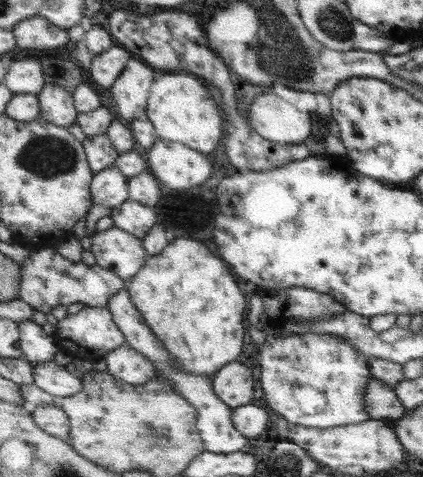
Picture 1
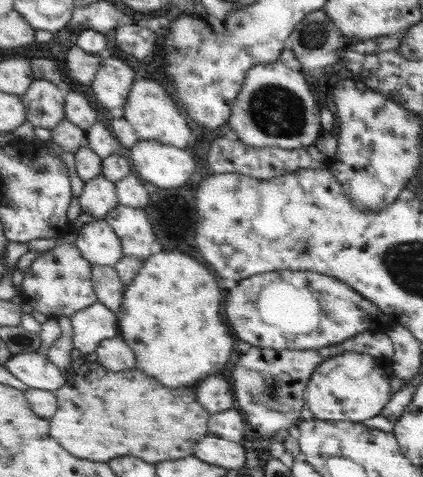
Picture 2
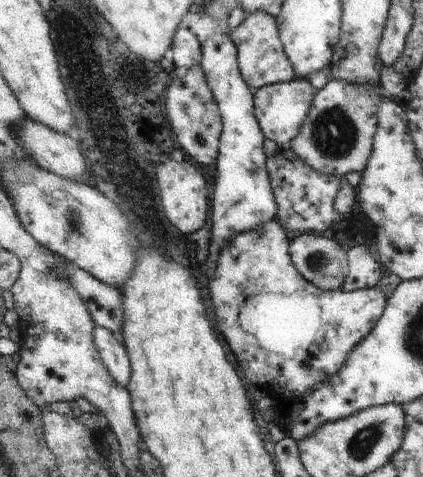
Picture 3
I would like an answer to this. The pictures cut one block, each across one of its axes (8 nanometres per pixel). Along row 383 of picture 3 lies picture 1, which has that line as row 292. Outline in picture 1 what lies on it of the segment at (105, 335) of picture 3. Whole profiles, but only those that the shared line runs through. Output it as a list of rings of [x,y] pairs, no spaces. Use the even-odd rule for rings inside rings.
[[[123,286],[113,298],[109,298],[109,304],[105,306],[111,316],[113,316],[113,322],[117,324],[117,328],[121,330],[121,334],[125,336],[125,342],[135,348],[137,352],[141,352],[145,358],[149,358],[157,370],[159,376],[163,378],[169,378],[175,386],[175,390],[191,404],[195,406],[197,410],[197,434],[199,434],[199,440],[203,440],[203,446],[205,446],[205,452],[211,452],[211,454],[235,454],[235,452],[241,452],[247,448],[247,440],[243,436],[237,434],[237,430],[233,428],[231,424],[231,408],[225,406],[215,394],[213,394],[213,388],[211,388],[211,378],[205,378],[205,376],[193,376],[193,374],[187,374],[183,370],[175,370],[173,364],[169,362],[171,356],[165,352],[165,348],[161,348],[157,344],[157,340],[153,338],[153,334],[149,332],[149,328],[145,326],[145,322],[141,320],[141,314],[137,312],[135,304],[131,302],[129,294],[127,294],[127,286]]]

